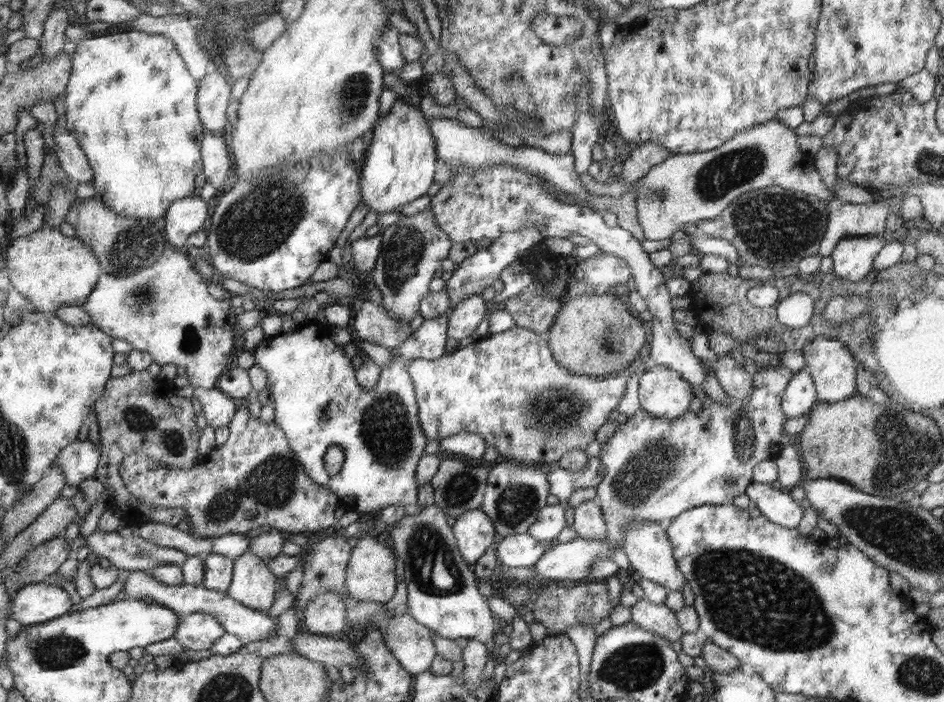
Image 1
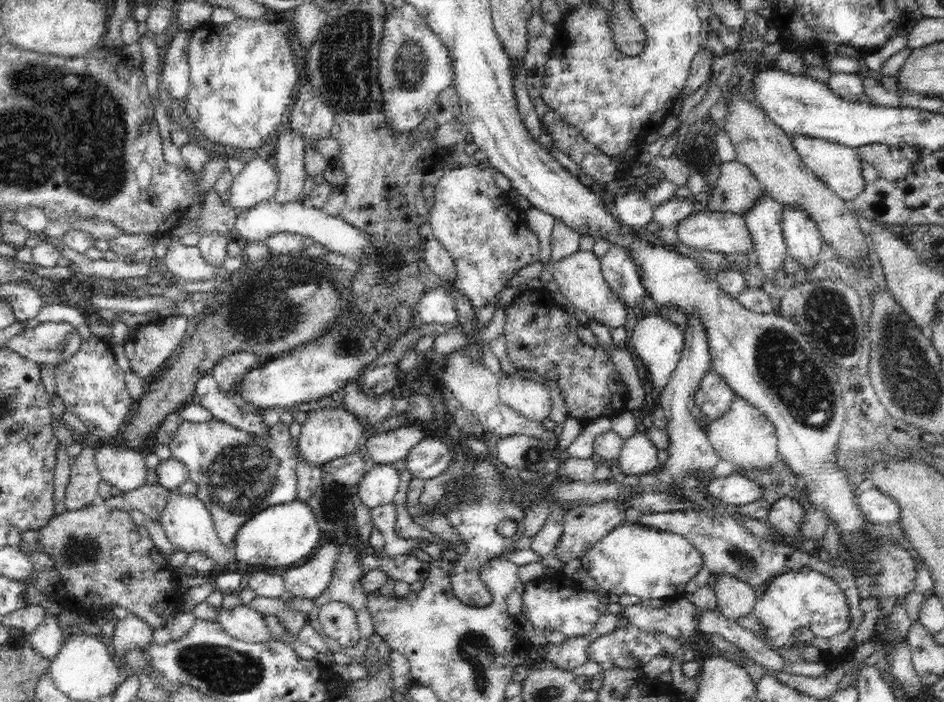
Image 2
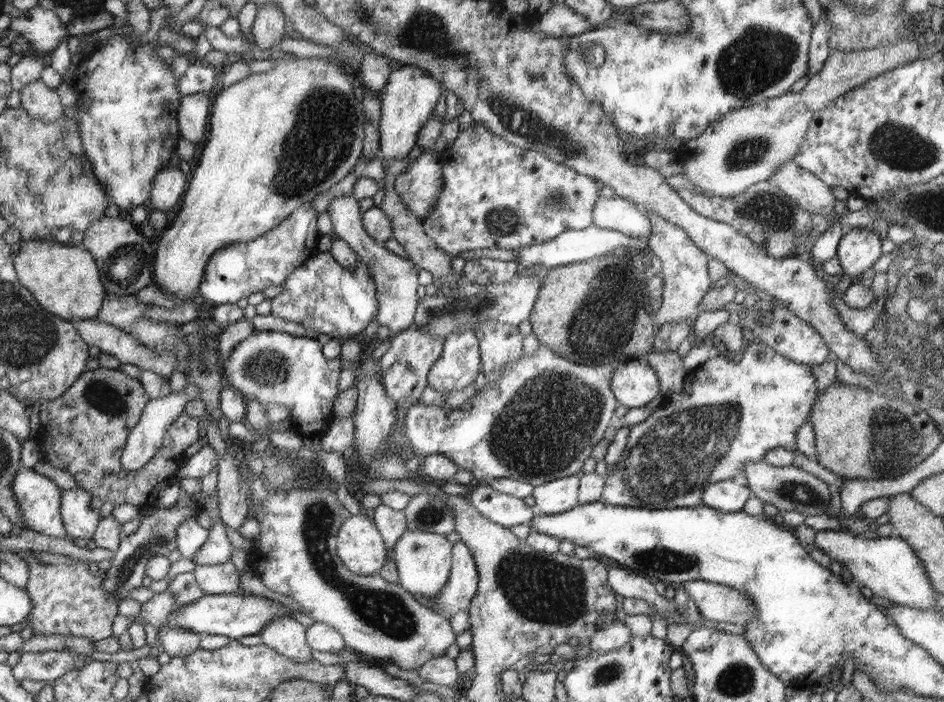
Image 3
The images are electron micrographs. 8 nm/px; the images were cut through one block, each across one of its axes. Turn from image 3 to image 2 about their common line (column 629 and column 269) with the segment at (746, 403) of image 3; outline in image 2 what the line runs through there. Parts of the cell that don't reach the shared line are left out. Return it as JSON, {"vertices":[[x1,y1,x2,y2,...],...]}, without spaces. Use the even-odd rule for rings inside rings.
{"vertices":[[211,418,208,422,194,423,184,420,174,432,168,443,172,458,182,462,190,471,190,480,198,484,196,497,211,512,219,542,227,548,234,547,236,532,257,512,275,504,297,500,297,455,290,445,288,425,280,420,270,426,267,438,252,436,249,432,238,430,222,420]]}

